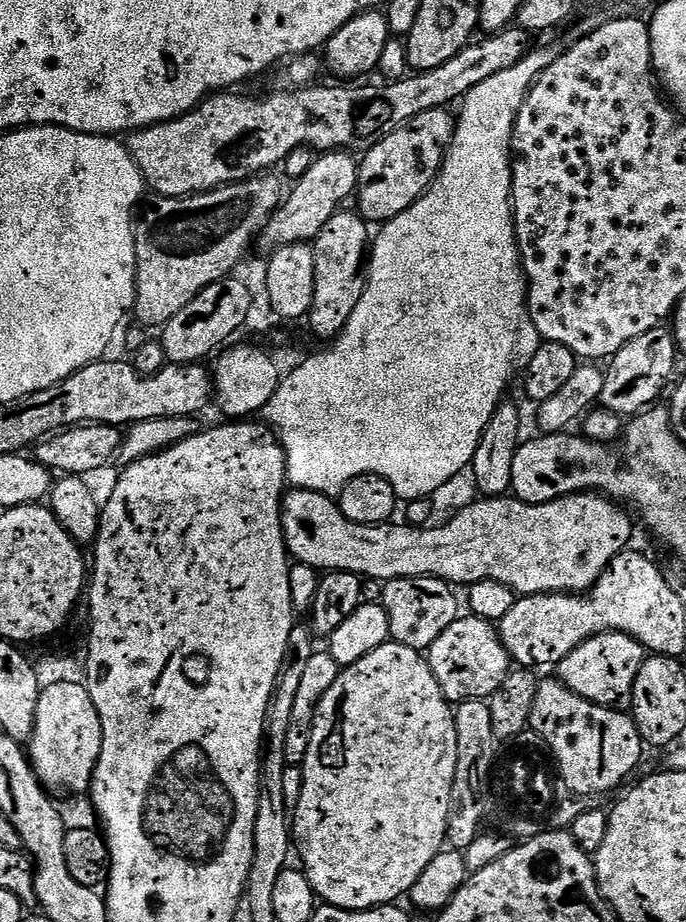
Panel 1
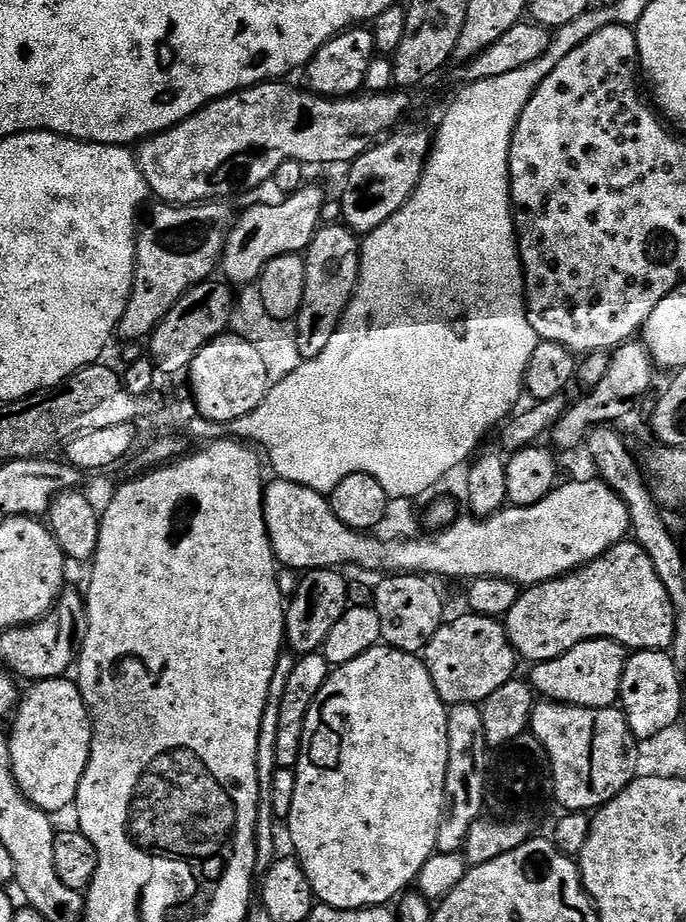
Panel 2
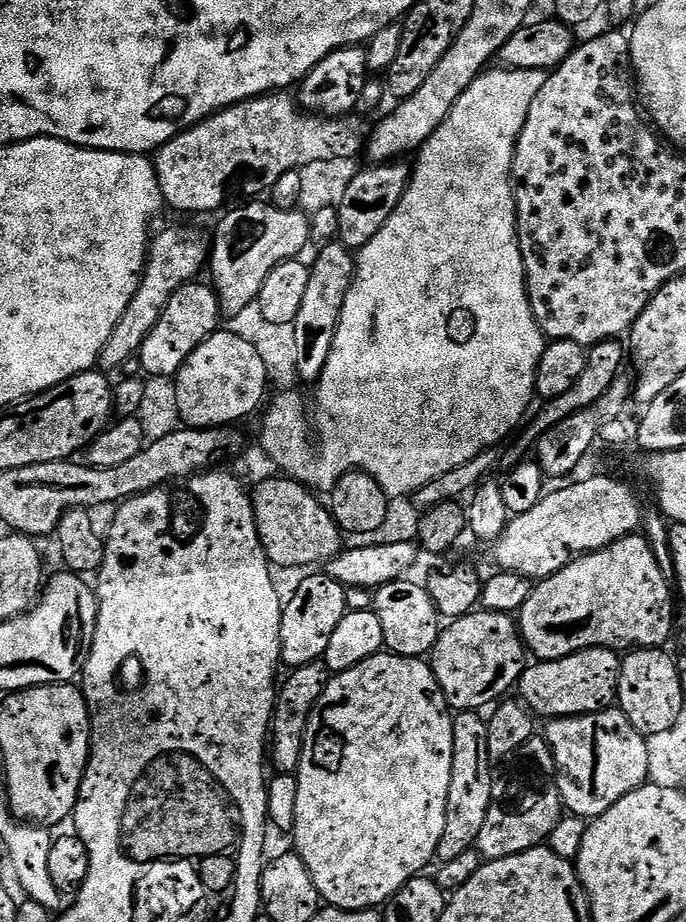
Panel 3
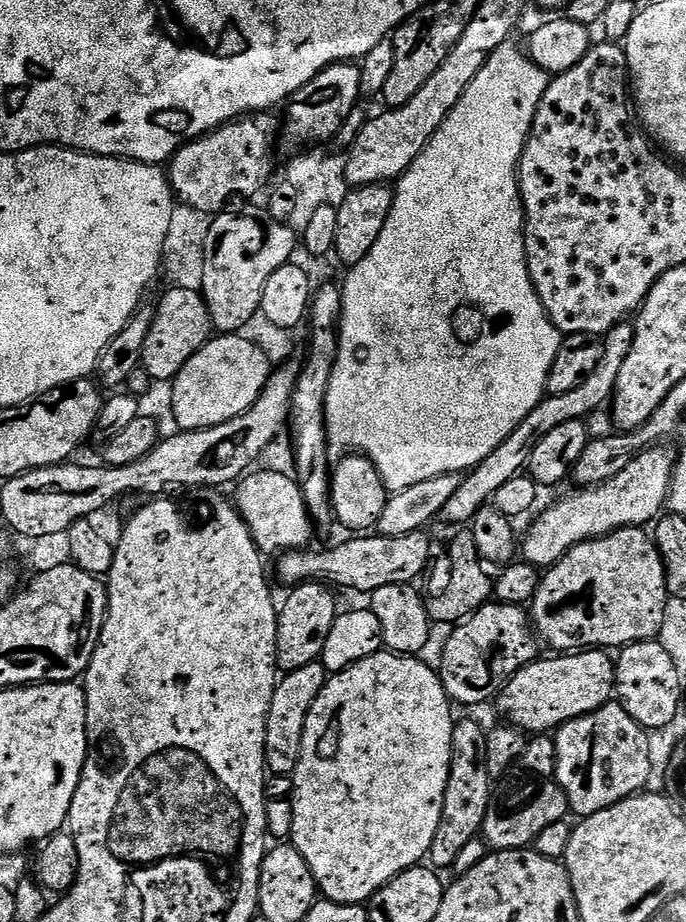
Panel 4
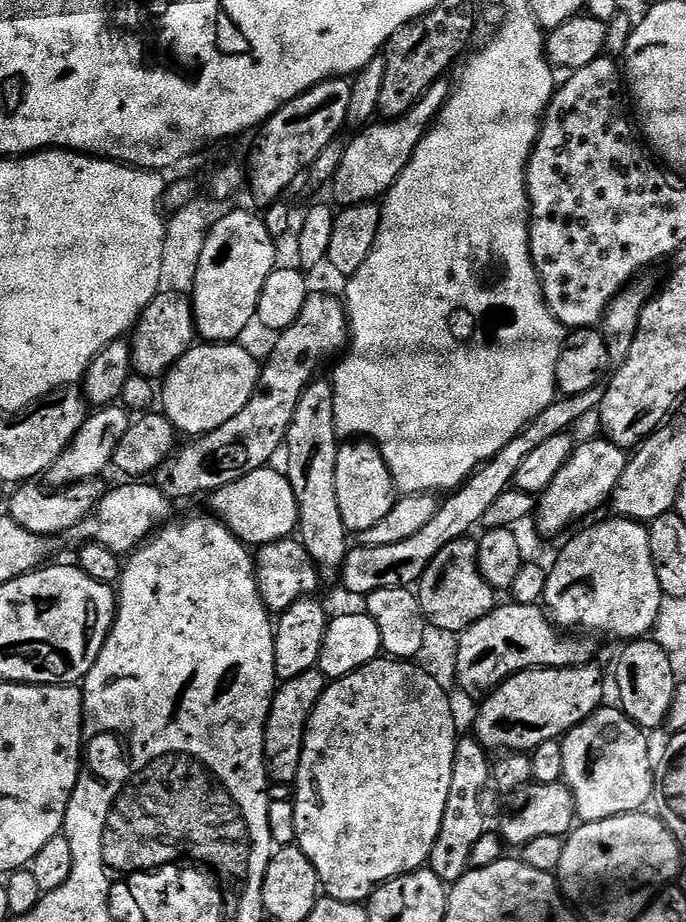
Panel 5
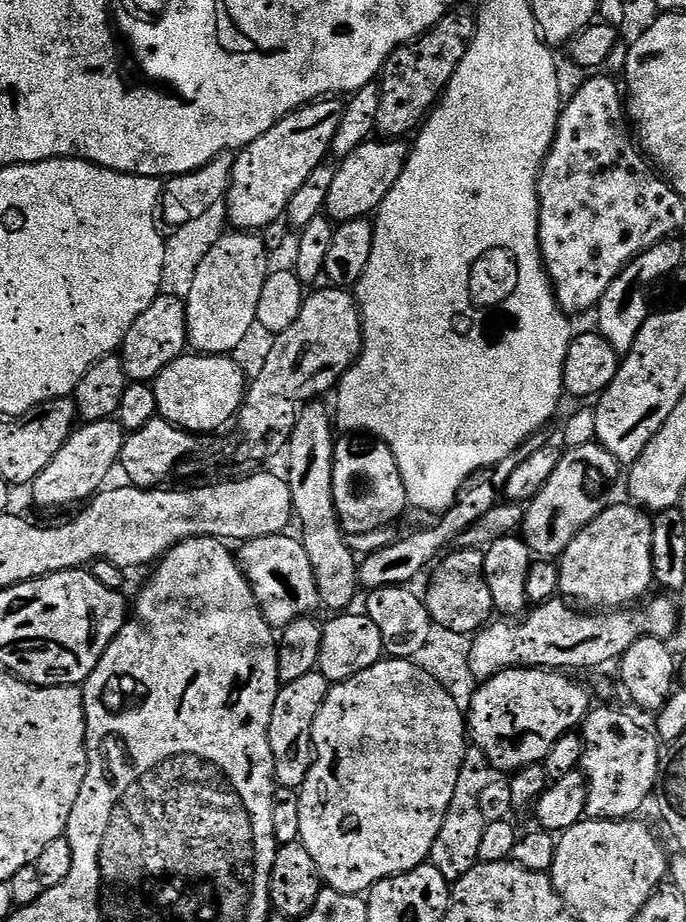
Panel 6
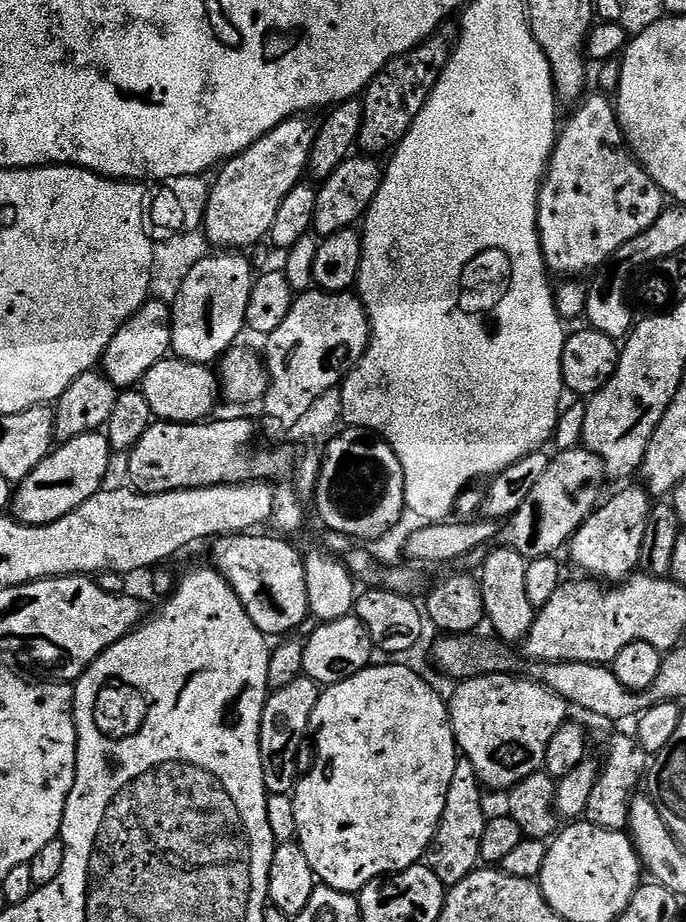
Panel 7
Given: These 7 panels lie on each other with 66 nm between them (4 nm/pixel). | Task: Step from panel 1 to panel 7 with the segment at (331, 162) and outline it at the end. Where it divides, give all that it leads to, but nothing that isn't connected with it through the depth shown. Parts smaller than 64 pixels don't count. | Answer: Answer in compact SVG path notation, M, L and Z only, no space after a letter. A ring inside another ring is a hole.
M220 250L198 261L186 280L172 310L172 352L175 359L195 364L215 365L239 341L246 328L246 306L254 279L247 255L236 250Z

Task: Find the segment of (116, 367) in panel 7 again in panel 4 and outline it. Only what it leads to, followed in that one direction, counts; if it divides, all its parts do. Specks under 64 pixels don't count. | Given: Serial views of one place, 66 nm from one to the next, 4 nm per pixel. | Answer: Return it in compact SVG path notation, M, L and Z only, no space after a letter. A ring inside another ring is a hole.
M169 287L167 291L168 293L161 298L160 305L155 305L152 314L152 325L146 334L146 346L140 355L142 367L148 371L151 379L156 382L158 382L158 380L165 380L165 382L175 380L177 374L182 370L182 366L186 366L186 362L195 352L202 350L202 346L208 343L214 332L208 307L200 292L176 287Z

